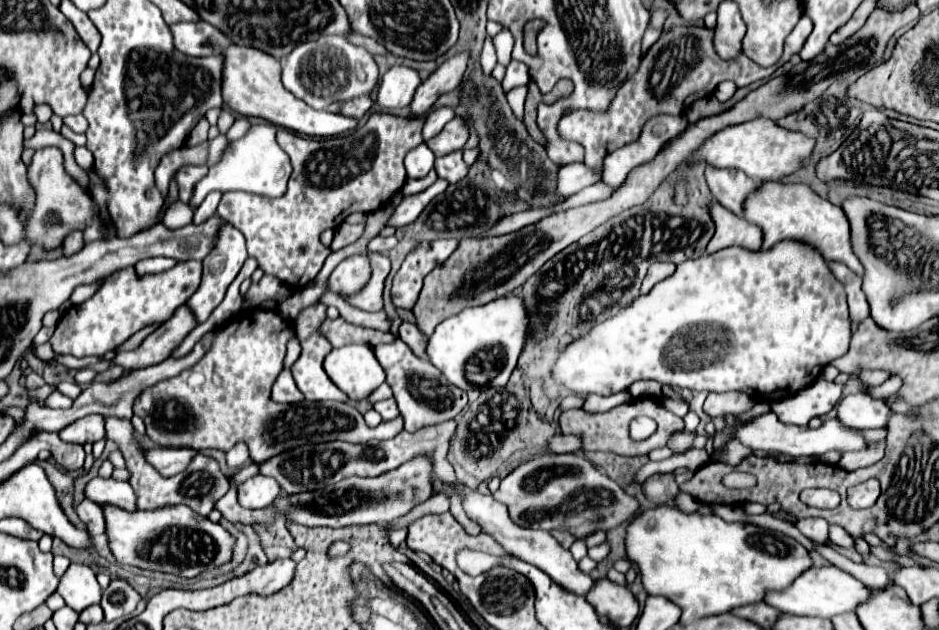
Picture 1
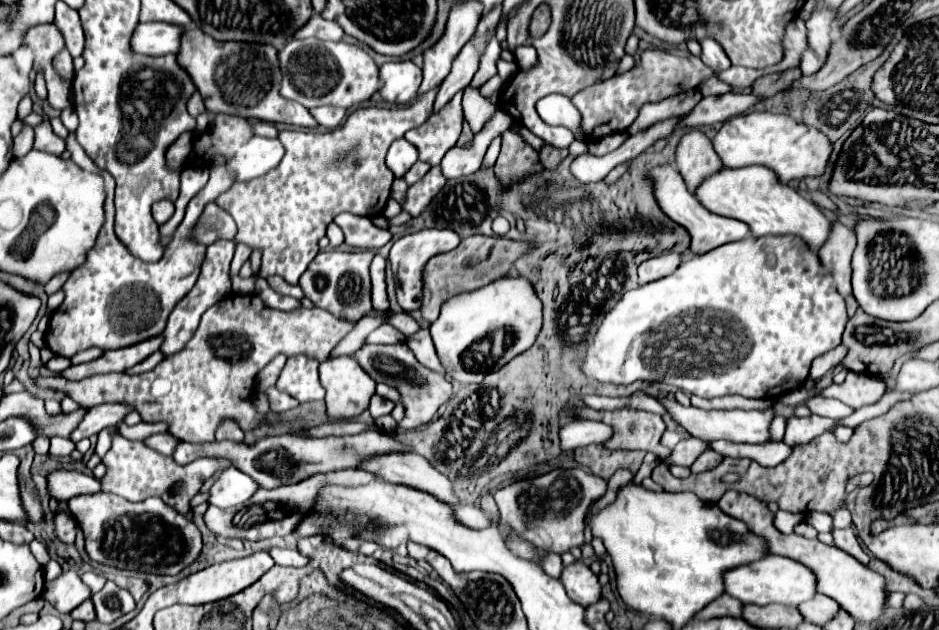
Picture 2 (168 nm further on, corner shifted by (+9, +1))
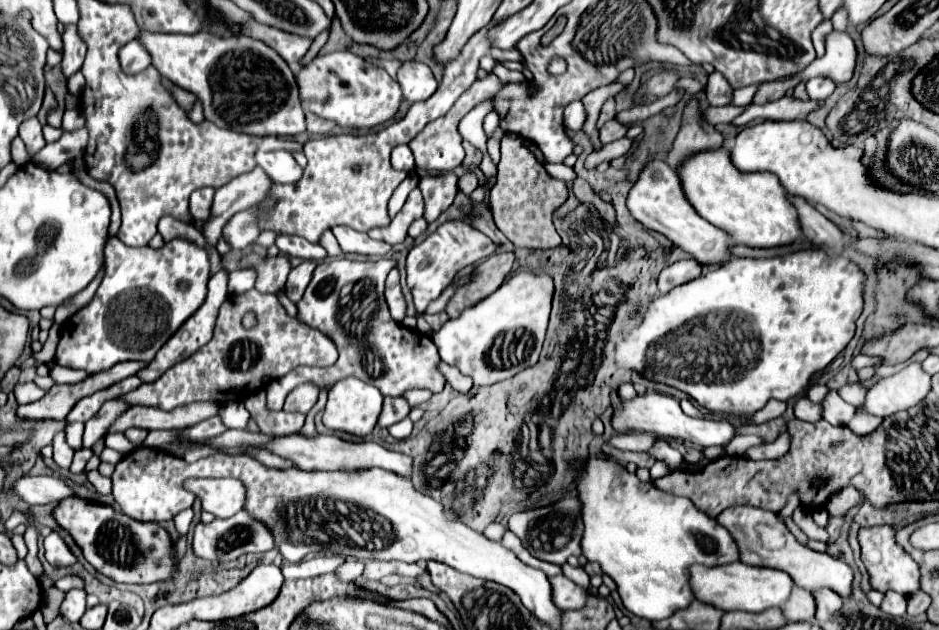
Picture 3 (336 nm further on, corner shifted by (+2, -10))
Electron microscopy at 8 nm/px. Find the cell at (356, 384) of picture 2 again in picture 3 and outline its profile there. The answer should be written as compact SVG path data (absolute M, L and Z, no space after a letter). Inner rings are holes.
M345 377L343 381L337 381L335 387L331 387L331 391L329 391L327 407L323 413L323 423L331 431L347 431L351 435L365 437L377 425L377 417L381 413L381 403L383 403L383 395L379 393L379 389L367 385L365 381L359 381L355 377Z

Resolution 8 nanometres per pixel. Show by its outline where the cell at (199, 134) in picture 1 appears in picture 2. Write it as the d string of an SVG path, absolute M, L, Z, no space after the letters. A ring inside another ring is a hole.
M196 92L196 94L192 94L190 98L188 98L188 104L186 104L186 108L188 108L188 112L196 118L200 112L204 112L206 108L204 108L204 102L202 102L202 98L200 98L200 94Z

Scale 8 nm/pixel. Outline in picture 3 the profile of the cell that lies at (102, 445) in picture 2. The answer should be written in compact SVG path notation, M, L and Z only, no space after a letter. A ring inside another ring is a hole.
M111 433L111 435L107 435L105 437L105 445L109 447L109 449L115 449L115 451L119 451L123 457L125 455L129 455L133 449L135 449L135 445L129 445L127 441L125 441L125 435L121 433Z

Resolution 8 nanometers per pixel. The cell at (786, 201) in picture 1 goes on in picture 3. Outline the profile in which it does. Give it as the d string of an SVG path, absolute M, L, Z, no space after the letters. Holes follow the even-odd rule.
M727 149L703 151L693 155L679 169L679 177L685 189L689 203L695 211L713 223L715 227L727 231L737 245L753 247L753 249L771 249L771 247L787 247L803 239L803 229L799 223L799 215L789 203L787 191L781 181L773 173L741 173L727 159Z

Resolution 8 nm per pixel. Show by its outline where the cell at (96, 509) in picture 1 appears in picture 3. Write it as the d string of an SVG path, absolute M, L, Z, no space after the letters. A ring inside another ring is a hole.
M53 531L45 537L45 557L53 567L67 567L77 561L57 531Z

